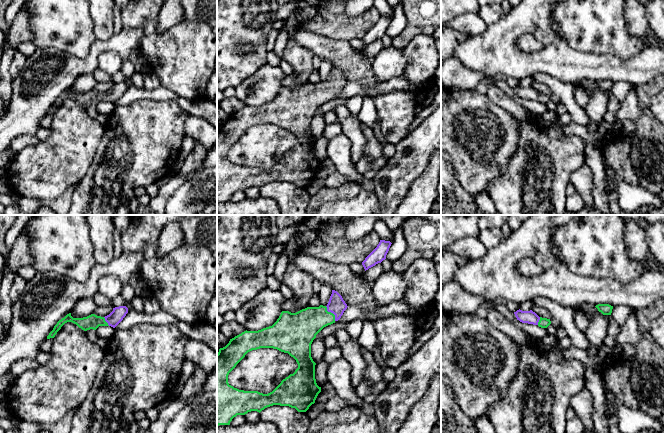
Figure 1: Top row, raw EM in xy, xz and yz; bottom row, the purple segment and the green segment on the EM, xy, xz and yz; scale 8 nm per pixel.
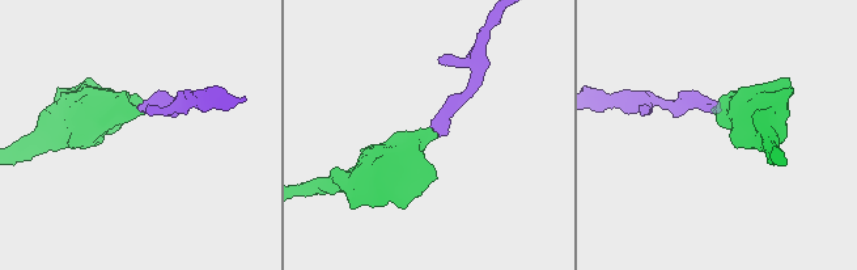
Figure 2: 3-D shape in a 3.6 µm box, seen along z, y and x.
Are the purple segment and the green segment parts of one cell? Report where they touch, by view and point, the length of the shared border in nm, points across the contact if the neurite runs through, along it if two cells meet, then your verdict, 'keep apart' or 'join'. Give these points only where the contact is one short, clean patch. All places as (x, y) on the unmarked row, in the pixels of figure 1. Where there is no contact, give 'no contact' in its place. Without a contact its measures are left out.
contact xz (331, 88); length 150 nm; way xz (336, 81), (331, 88), (315, 94), (304, 101); join

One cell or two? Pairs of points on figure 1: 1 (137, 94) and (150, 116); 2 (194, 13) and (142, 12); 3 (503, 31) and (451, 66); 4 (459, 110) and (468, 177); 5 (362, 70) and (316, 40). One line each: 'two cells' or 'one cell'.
1: two cells
2: two cells
3: two cells
4: one cell
5: one cell

